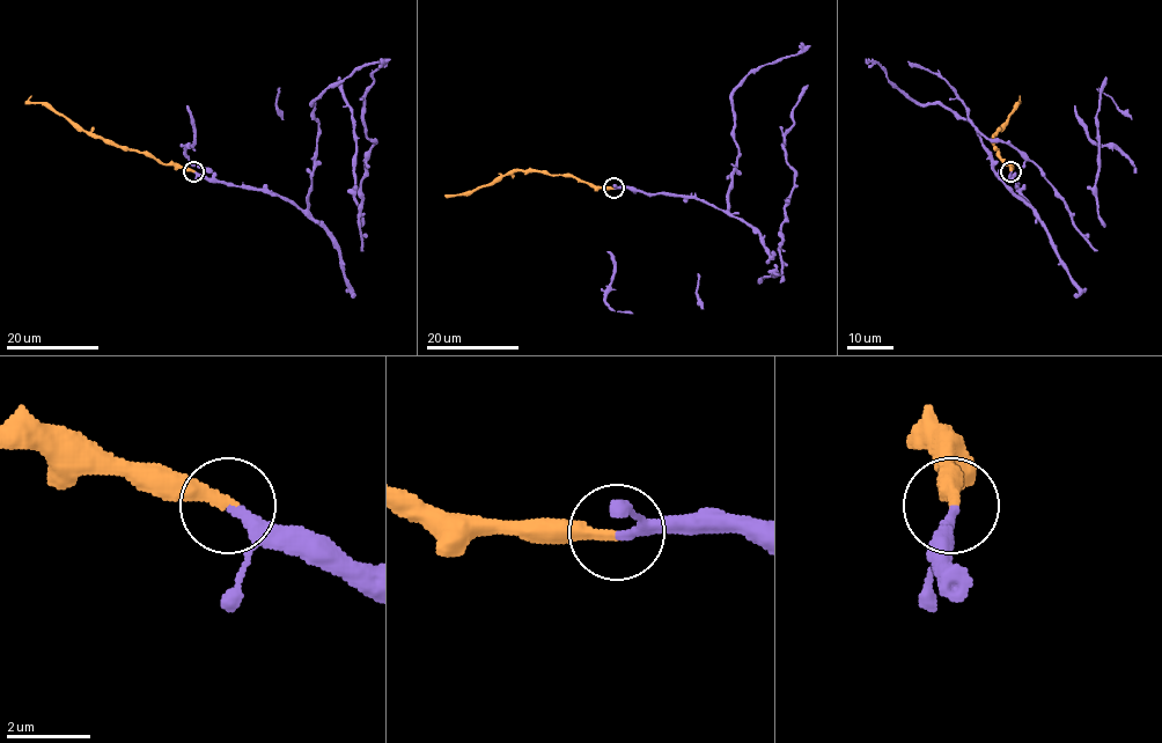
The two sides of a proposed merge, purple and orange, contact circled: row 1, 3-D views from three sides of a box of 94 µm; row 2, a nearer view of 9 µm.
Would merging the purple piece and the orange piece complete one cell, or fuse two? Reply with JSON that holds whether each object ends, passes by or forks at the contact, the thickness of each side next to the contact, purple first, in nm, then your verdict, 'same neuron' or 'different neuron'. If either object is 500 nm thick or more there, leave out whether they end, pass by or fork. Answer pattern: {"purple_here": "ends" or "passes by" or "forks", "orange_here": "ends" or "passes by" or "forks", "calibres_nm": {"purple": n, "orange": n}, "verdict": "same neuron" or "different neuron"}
{"purple_here": "ends", "orange_here": "ends", "calibres_nm": {"purple": 260, "orange": 320}, "verdict": "same neuron"}

